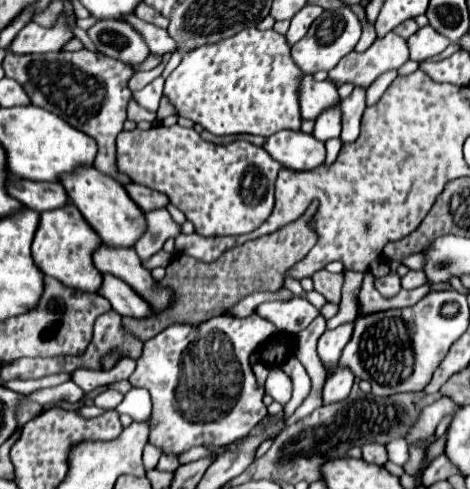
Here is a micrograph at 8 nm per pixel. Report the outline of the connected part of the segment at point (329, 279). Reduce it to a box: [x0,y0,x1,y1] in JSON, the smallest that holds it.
[312,271,344,304]

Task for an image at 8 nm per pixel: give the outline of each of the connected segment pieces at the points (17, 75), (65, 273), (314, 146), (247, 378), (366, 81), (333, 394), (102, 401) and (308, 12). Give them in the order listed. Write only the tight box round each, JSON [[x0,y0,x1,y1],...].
[[3,49,133,183],[31,203,101,293],[263,131,325,171],[129,313,275,455],[329,33,407,89],[323,367,355,403],[95,389,123,409],[285,5,323,45]]

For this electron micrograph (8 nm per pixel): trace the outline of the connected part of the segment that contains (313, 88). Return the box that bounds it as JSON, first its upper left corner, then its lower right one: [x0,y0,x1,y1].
[301,75,339,121]

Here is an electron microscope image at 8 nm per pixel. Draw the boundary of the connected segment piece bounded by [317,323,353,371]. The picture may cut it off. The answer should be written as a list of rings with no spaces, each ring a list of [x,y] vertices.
[[[343,323],[343,325],[339,325],[337,329],[325,331],[325,333],[319,337],[317,353],[319,353],[321,365],[325,367],[325,371],[331,371],[331,369],[337,365],[343,347],[345,347],[345,345],[349,343],[349,339],[351,339],[351,333],[353,333],[353,323]]]

